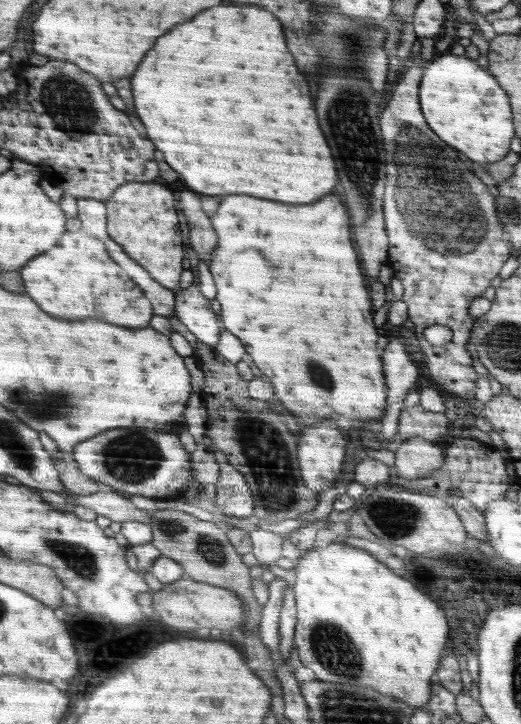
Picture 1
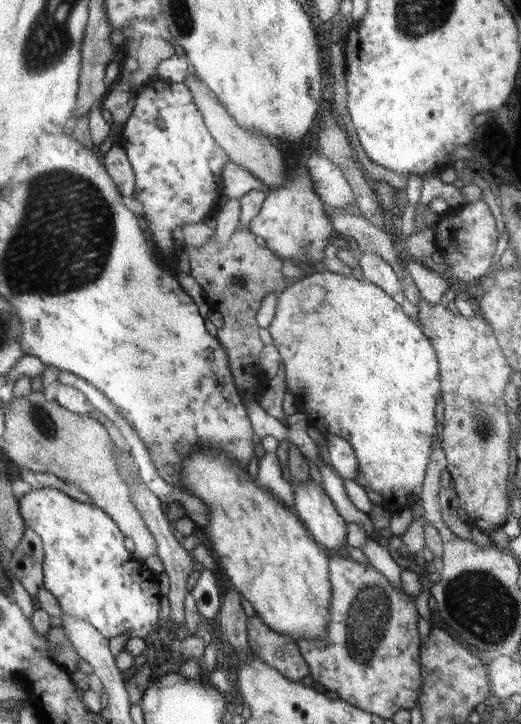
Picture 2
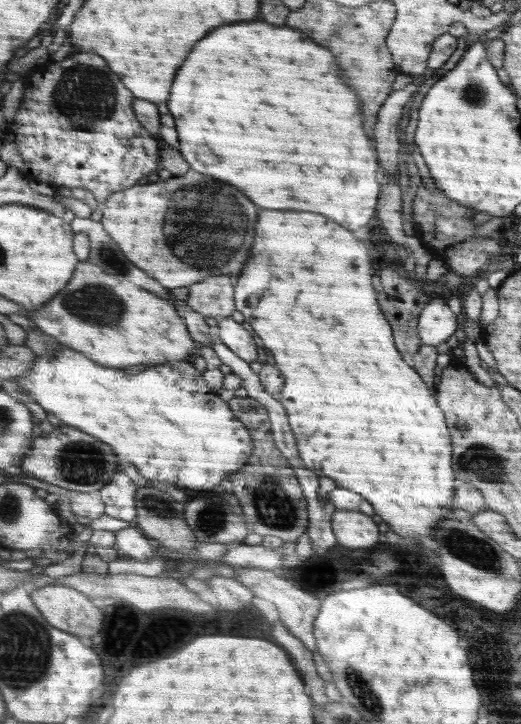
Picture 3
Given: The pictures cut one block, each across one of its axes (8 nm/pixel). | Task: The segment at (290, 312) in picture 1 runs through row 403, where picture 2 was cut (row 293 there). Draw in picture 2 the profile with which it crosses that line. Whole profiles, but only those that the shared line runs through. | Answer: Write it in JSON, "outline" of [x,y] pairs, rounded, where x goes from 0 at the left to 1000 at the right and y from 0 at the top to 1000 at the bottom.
{"outline":[[[630,372],[612,373],[595,384],[576,385],[560,395],[549,396],[534,407],[530,414],[530,431],[526,431],[526,442],[514,452],[522,464],[522,479],[530,488],[537,489],[541,501],[545,503],[545,514],[553,536],[564,546],[566,555],[580,555],[576,566],[595,566],[591,569],[589,586],[607,591],[616,597],[622,605],[635,602],[653,602],[660,608],[676,608],[676,613],[683,613],[681,627],[691,630],[691,646],[683,646],[683,660],[679,664],[691,669],[699,677],[712,674],[733,685],[737,698],[727,700],[727,706],[737,711],[749,711],[756,707],[791,702],[806,689],[810,680],[810,666],[814,666],[814,652],[818,652],[818,641],[827,641],[835,627],[825,630],[825,624],[835,624],[837,619],[829,619],[829,608],[837,599],[837,577],[833,577],[833,564],[837,564],[837,552],[845,544],[845,530],[841,530],[841,500],[837,500],[837,489],[829,483],[829,475],[821,472],[821,467],[810,461],[806,450],[783,439],[775,434],[775,427],[750,409],[741,409],[727,394],[718,395],[710,390],[695,390],[679,381],[664,381],[664,378],[645,378],[645,376],[630,376]]]}

